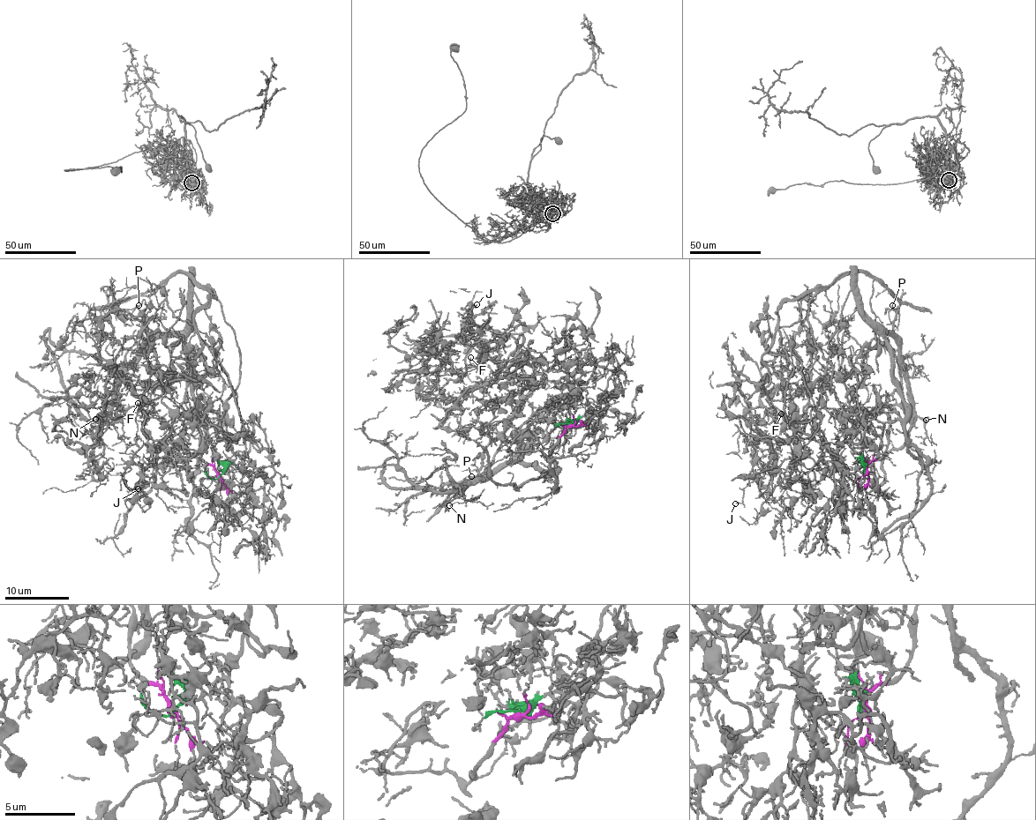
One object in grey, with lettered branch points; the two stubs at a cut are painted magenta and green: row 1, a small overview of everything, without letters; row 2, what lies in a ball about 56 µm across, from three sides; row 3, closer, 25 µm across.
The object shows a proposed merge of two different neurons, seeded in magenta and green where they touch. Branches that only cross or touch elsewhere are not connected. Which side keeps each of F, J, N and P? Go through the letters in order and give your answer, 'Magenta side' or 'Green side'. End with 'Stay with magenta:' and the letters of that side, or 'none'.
F: Green side
J: Green side
N: Magenta side
P: Magenta side
Stay with magenta: N, P

